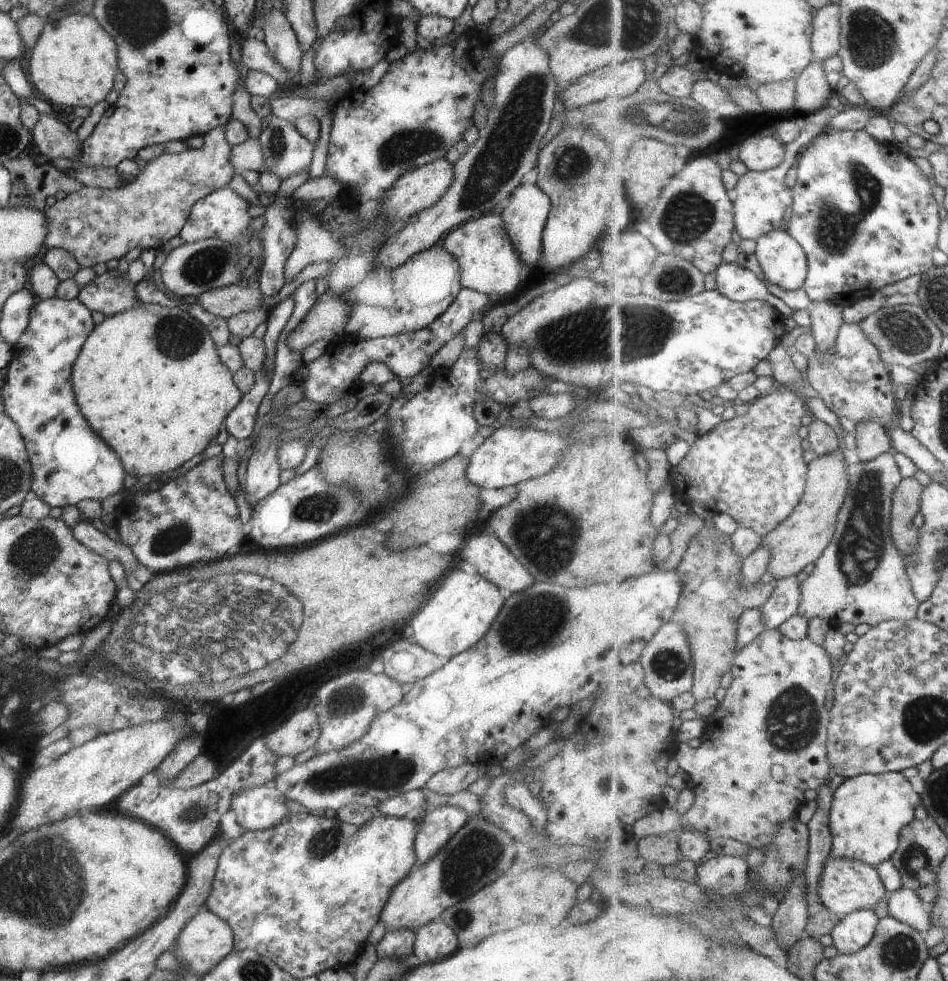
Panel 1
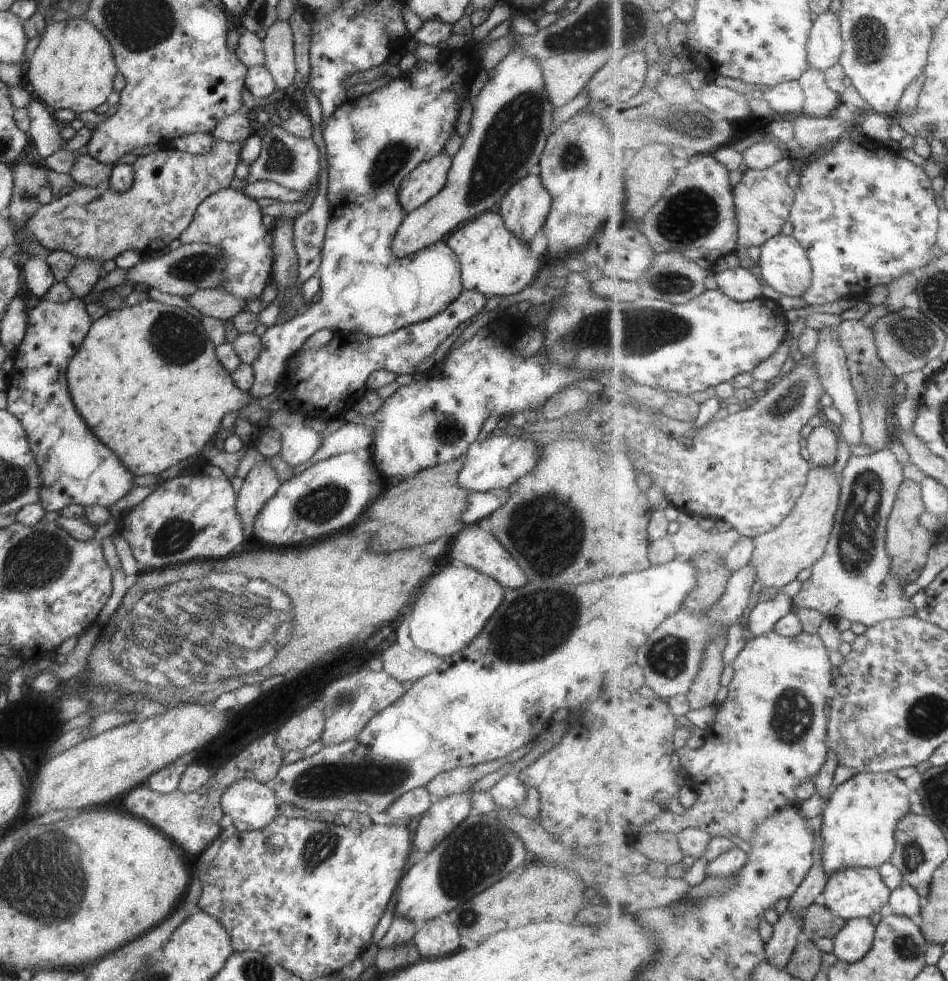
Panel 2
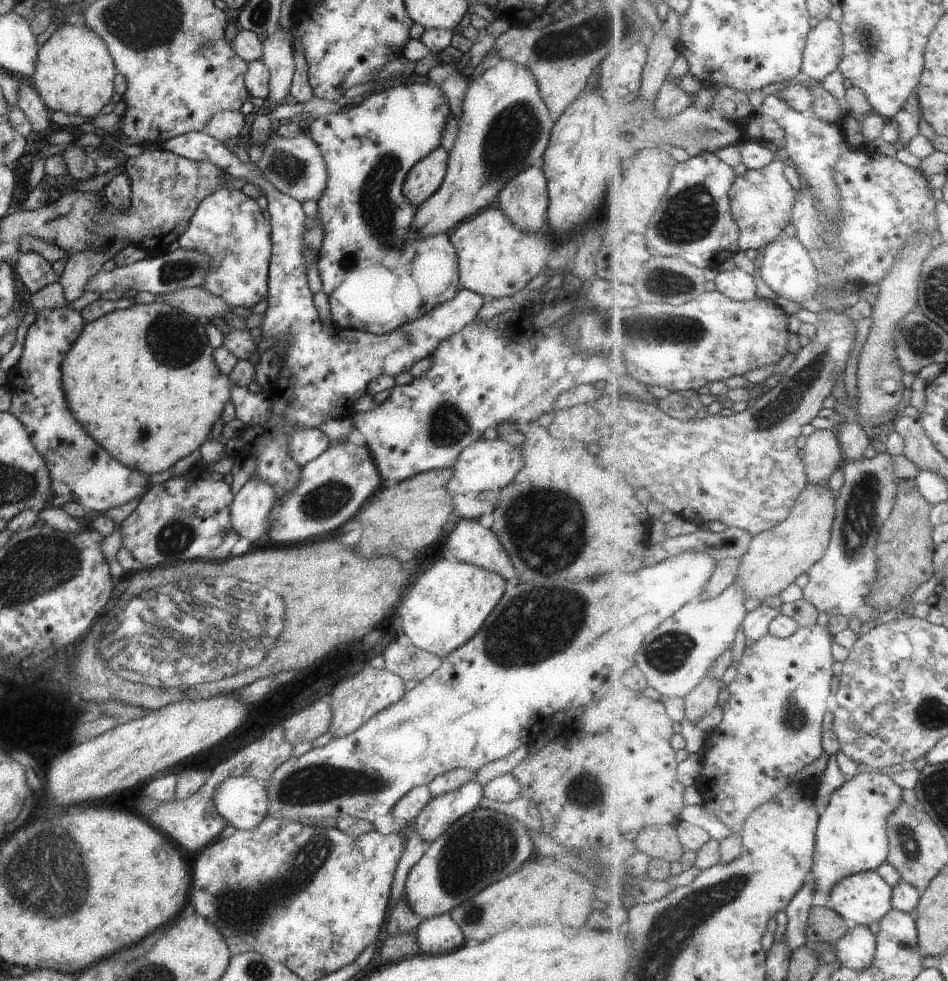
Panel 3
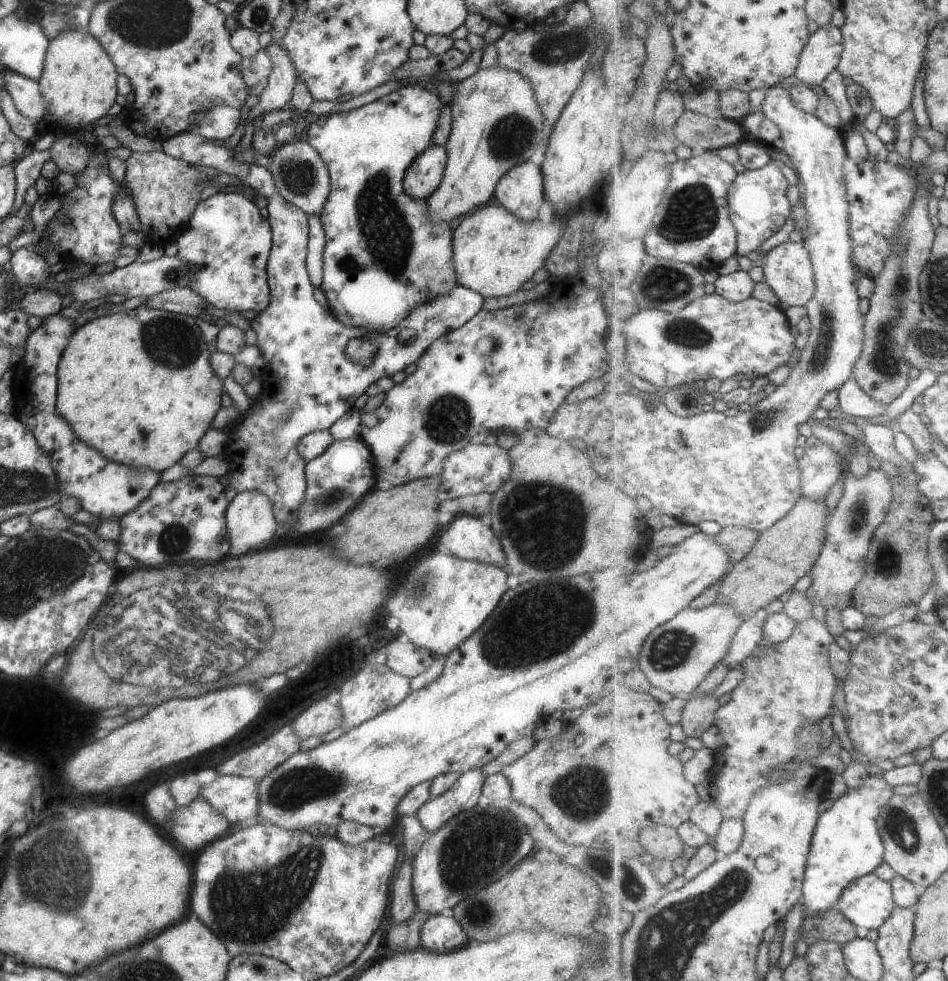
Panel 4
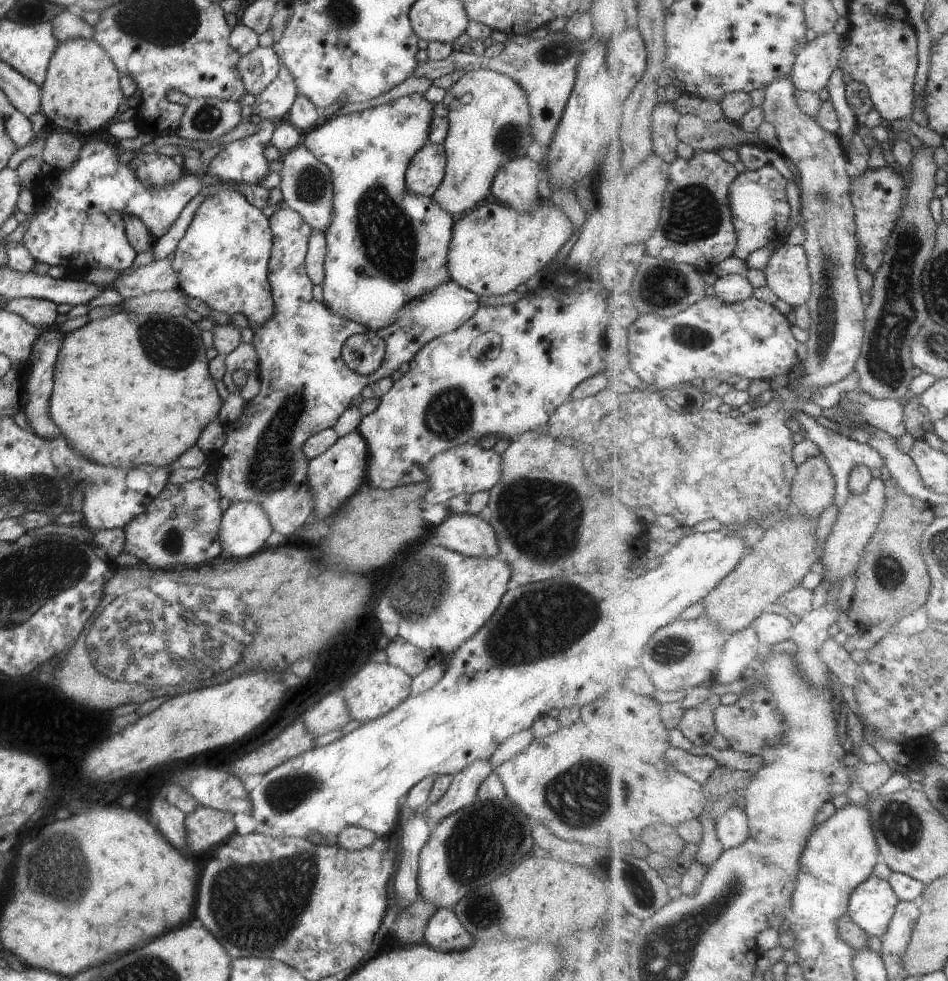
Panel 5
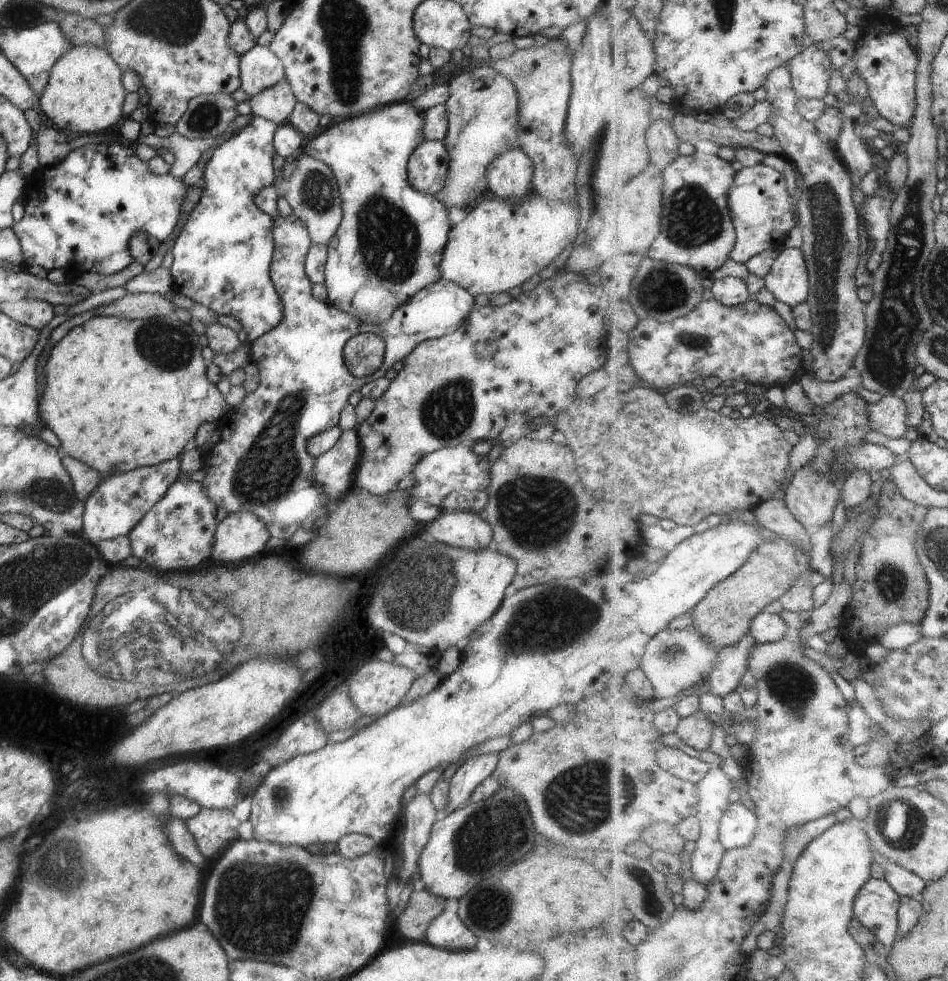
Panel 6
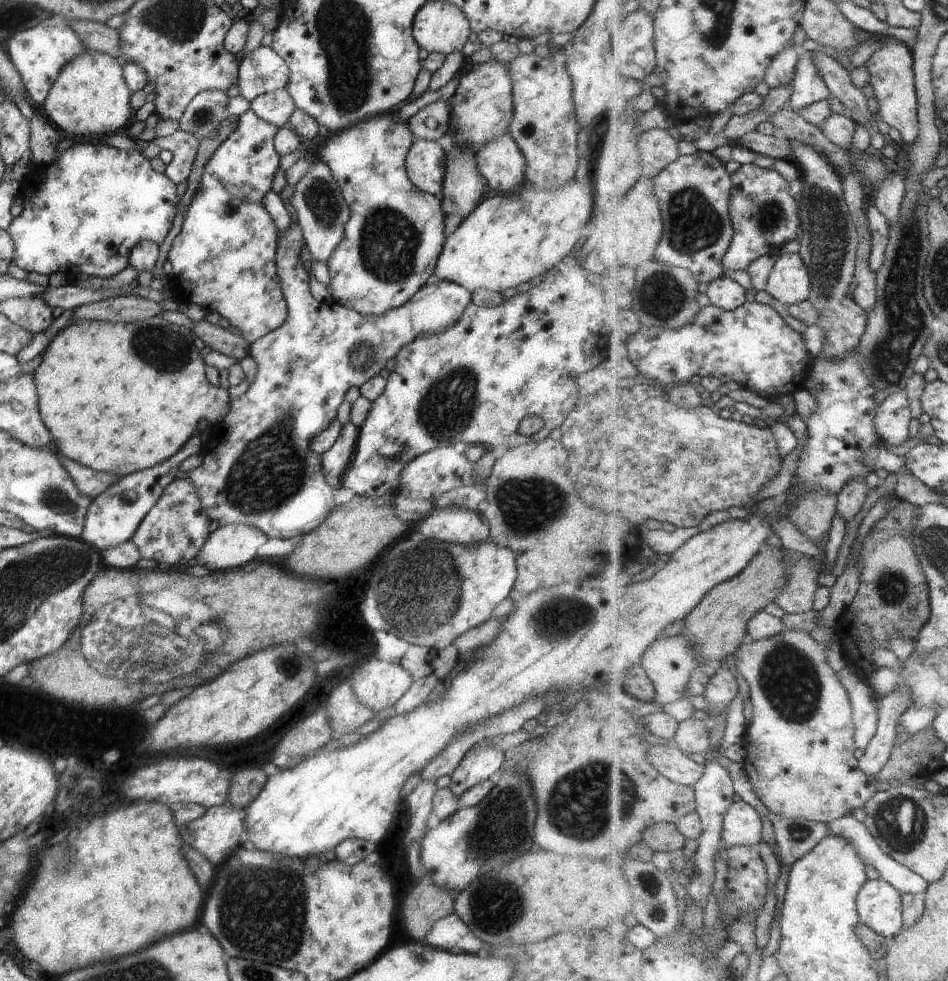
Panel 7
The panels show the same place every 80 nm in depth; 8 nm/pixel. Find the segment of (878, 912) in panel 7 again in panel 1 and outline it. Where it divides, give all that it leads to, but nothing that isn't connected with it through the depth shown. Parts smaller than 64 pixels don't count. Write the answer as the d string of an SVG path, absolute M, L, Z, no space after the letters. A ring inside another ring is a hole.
M830 858L823 864L823 870L819 874L821 878L817 880L818 901L825 904L829 910L833 910L840 917L846 917L863 908L873 908L885 896L885 884L881 881L881 876L877 868L861 862L846 858Z

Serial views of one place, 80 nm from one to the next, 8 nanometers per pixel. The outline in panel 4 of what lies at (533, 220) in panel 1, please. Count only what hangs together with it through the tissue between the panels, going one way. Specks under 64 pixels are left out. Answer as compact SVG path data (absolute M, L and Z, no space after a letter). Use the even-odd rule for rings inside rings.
M530 161L509 168L497 180L493 196L519 220L537 219L537 210L544 201L541 170Z

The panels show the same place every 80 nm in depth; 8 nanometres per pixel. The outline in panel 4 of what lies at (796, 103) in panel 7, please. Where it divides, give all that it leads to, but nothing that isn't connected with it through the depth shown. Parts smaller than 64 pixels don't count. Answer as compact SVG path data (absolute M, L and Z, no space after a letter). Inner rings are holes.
M829 24L827 28L818 28L812 35L807 47L801 53L800 63L797 66L796 78L805 86L821 86L825 78L833 71L838 71L844 53L844 34L840 28Z

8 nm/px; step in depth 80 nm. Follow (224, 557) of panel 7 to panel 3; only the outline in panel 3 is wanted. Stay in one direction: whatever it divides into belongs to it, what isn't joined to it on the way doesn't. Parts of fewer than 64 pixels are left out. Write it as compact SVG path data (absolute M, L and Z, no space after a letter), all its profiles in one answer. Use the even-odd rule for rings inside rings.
M259 477L248 479L232 498L229 516L232 529L237 532L239 538L247 538L252 543L261 536L265 536L269 528L269 509L276 499L273 487Z

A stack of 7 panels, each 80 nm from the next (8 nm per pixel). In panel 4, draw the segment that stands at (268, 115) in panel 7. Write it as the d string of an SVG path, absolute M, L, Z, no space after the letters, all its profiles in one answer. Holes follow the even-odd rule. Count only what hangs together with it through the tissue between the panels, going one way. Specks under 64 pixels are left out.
M269 43L263 50L270 56L271 72L263 92L257 97L259 102L248 109L250 120L257 116L261 118L272 110L282 109L289 102L296 79L293 63L280 44Z

